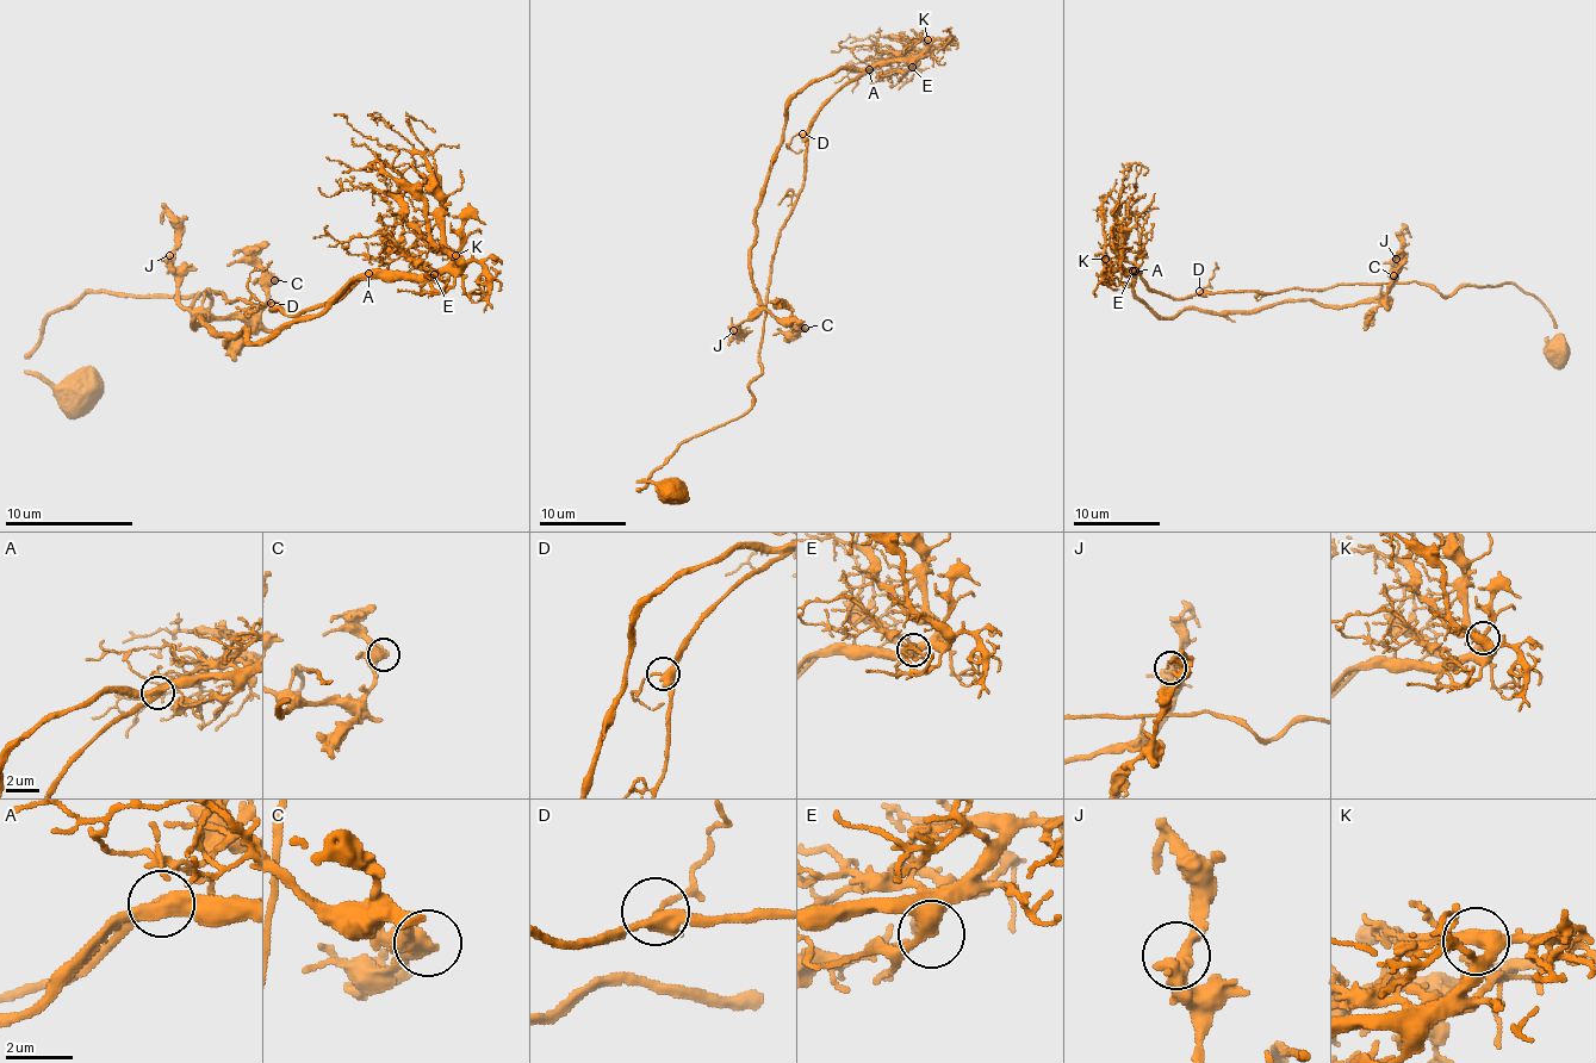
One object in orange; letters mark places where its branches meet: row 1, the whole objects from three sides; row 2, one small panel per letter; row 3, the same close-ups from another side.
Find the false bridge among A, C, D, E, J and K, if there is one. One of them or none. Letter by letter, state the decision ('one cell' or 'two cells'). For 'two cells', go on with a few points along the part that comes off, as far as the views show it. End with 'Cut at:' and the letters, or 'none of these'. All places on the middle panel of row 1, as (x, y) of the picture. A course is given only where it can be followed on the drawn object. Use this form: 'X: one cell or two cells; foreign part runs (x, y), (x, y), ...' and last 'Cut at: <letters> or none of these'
A: one cell
C: one cell
D: one cell
E: one cell
J: one cell
K: one cell
Cut at: none of these

